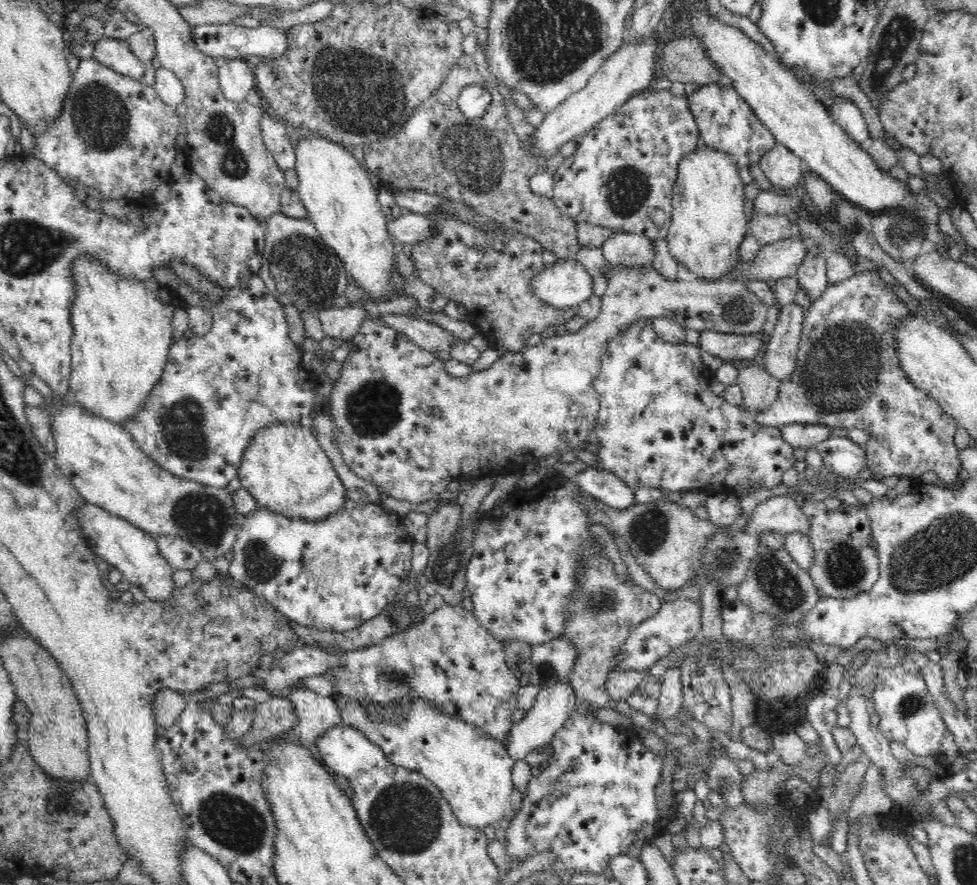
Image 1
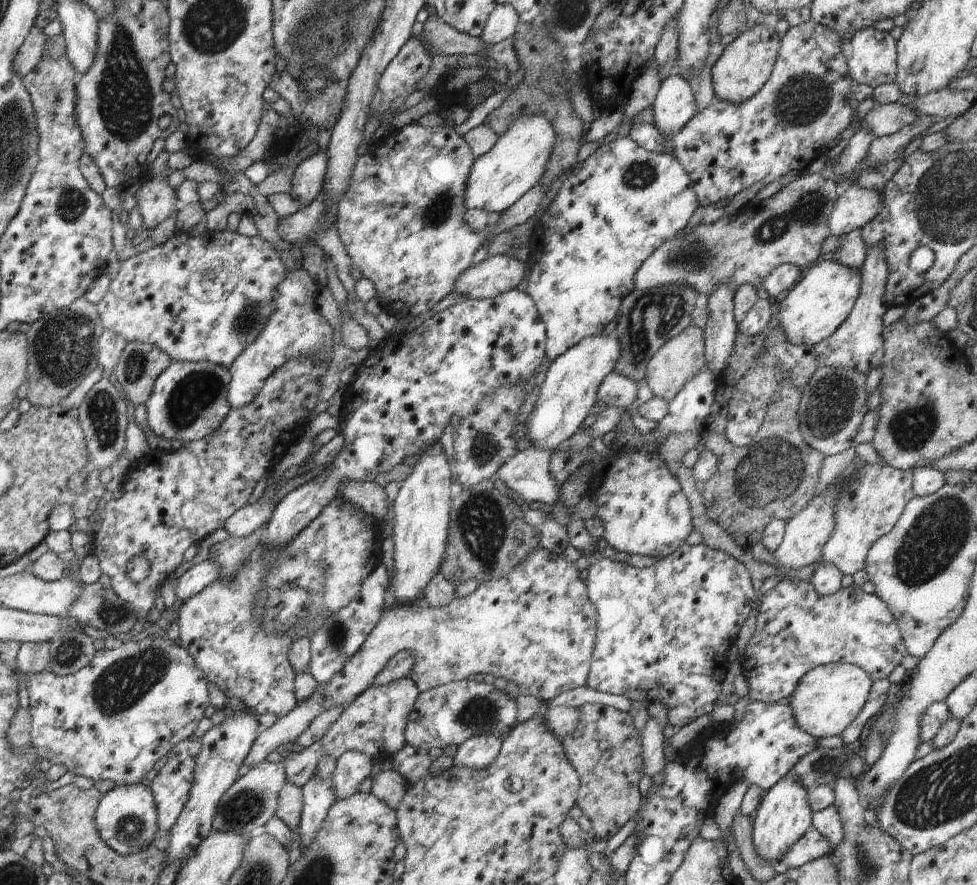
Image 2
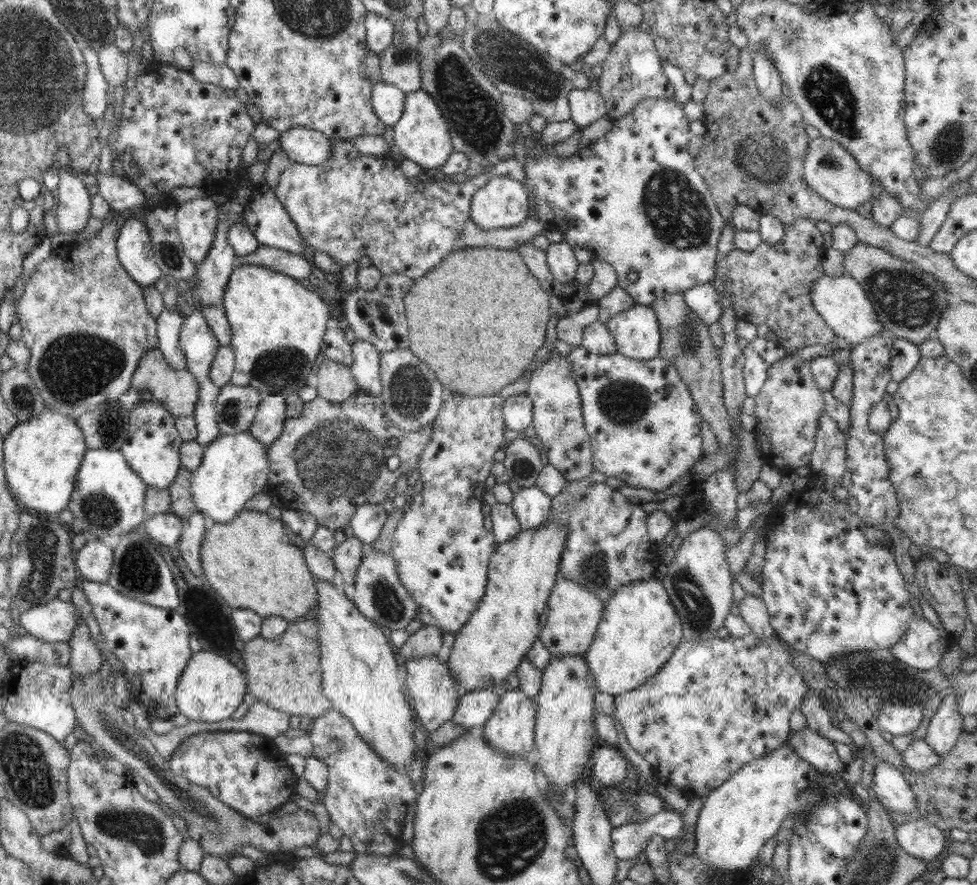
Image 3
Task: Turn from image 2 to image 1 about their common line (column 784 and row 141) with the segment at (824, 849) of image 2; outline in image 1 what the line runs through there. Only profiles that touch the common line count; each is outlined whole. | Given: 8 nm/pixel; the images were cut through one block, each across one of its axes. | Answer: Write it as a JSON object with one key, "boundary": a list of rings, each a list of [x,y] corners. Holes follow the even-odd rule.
{"boundary":[[[834,96],[829,106],[834,120],[843,128],[852,140],[862,144],[869,137],[868,127],[860,109],[851,101]]]}

